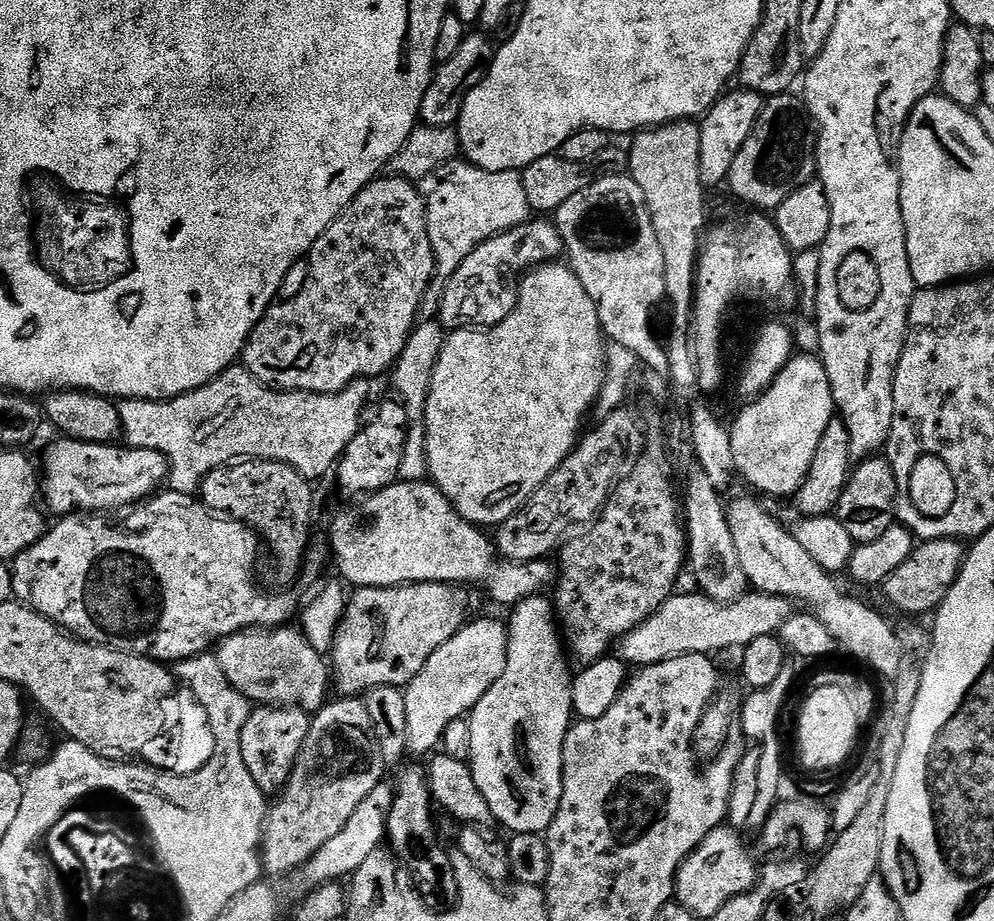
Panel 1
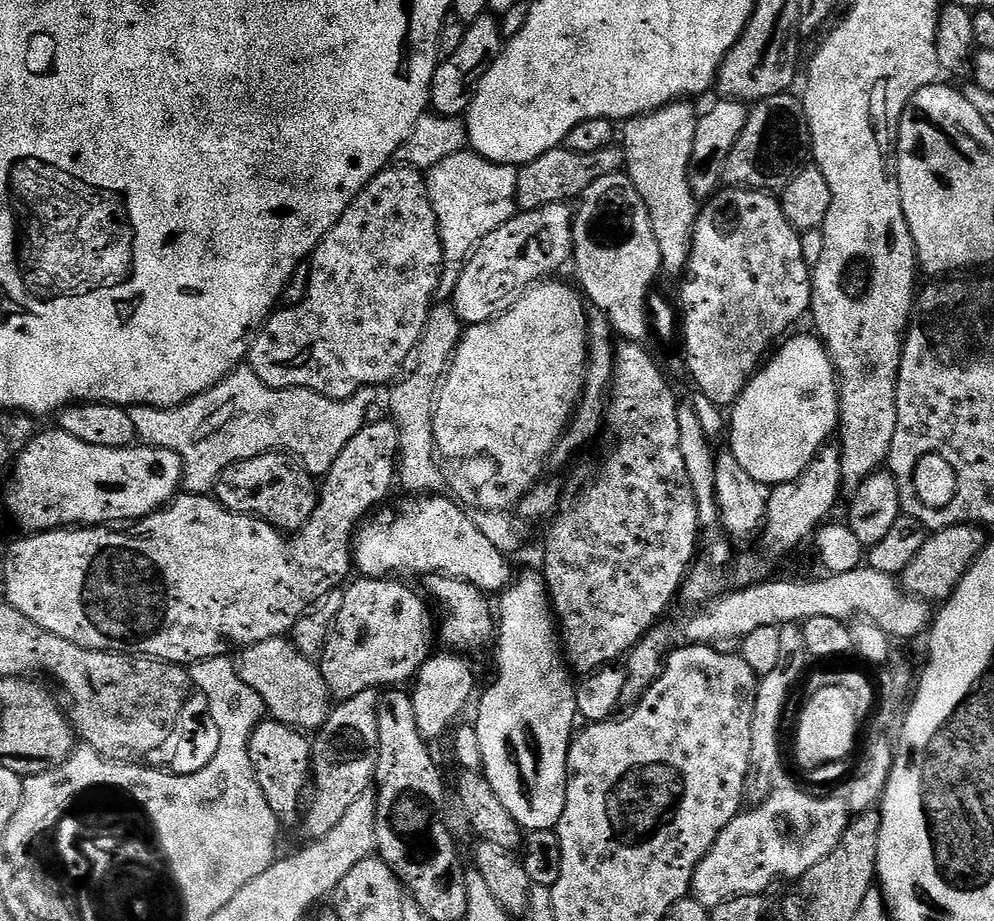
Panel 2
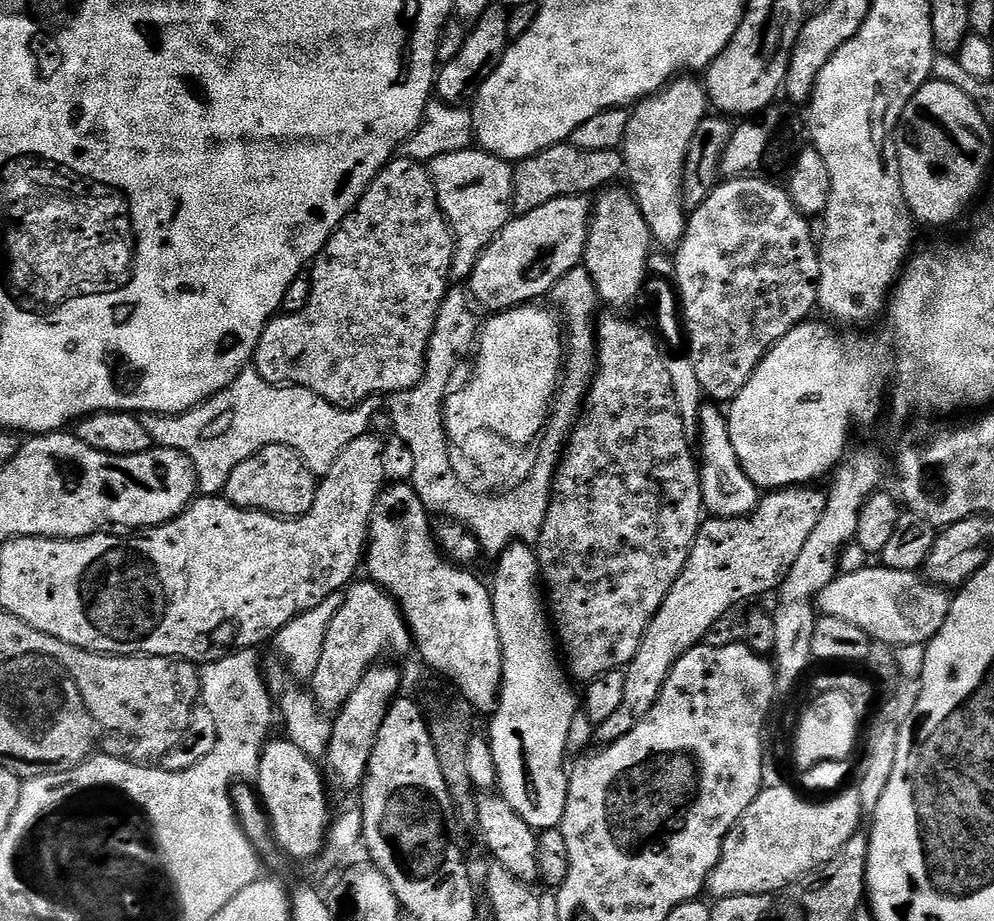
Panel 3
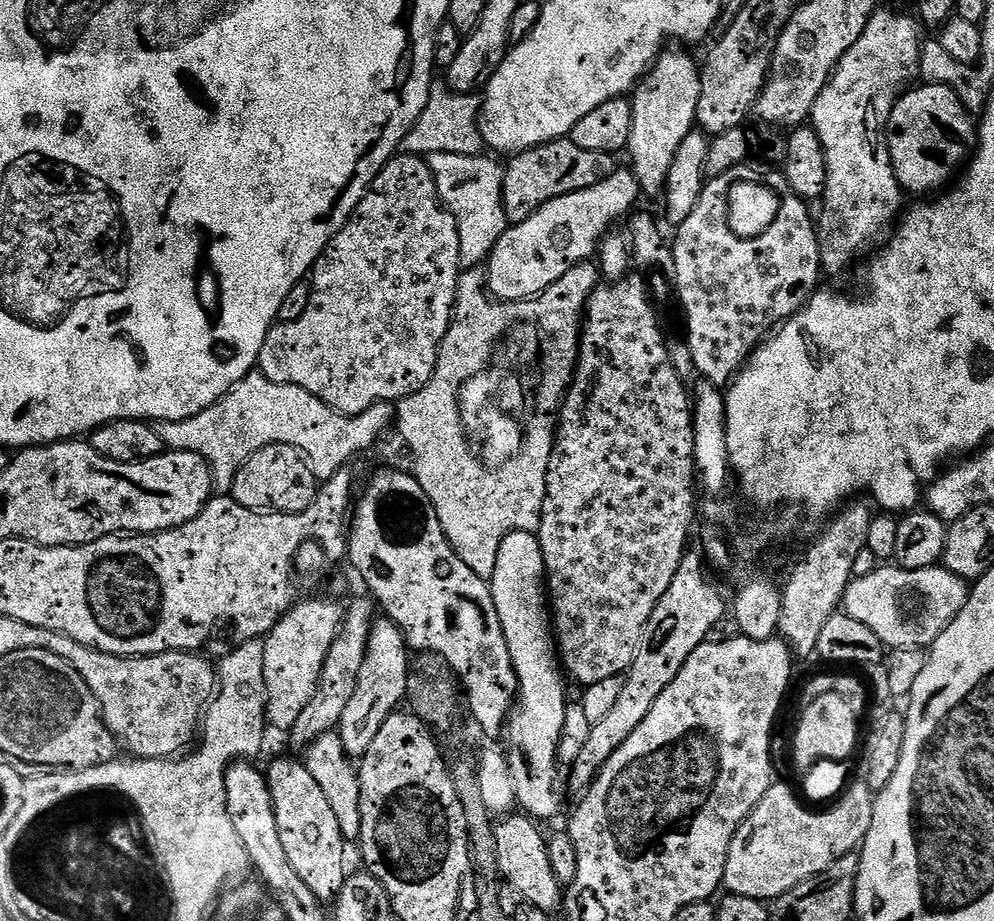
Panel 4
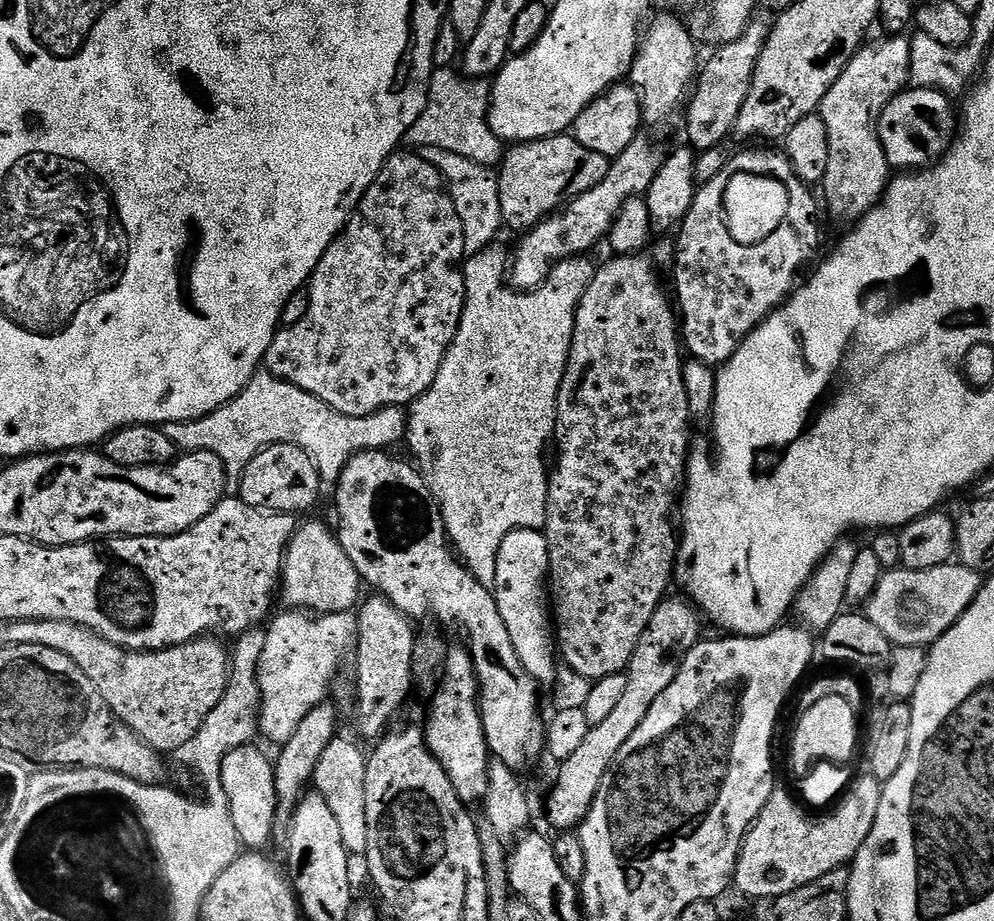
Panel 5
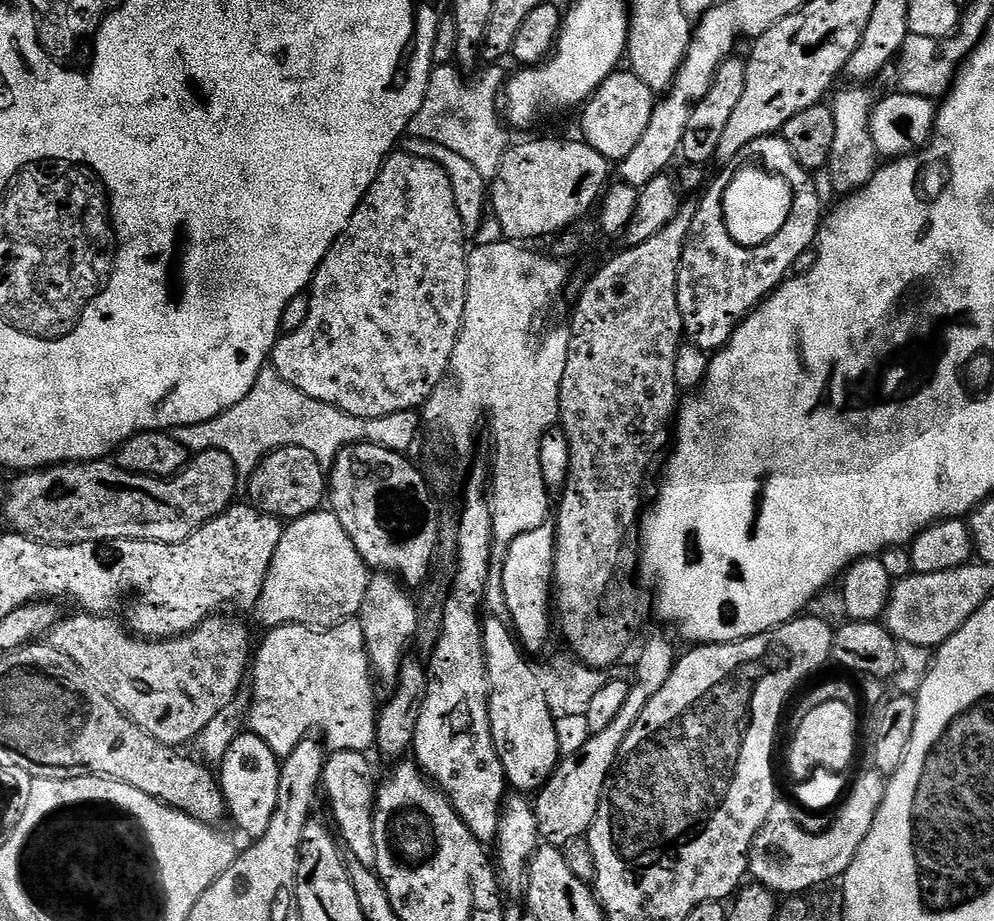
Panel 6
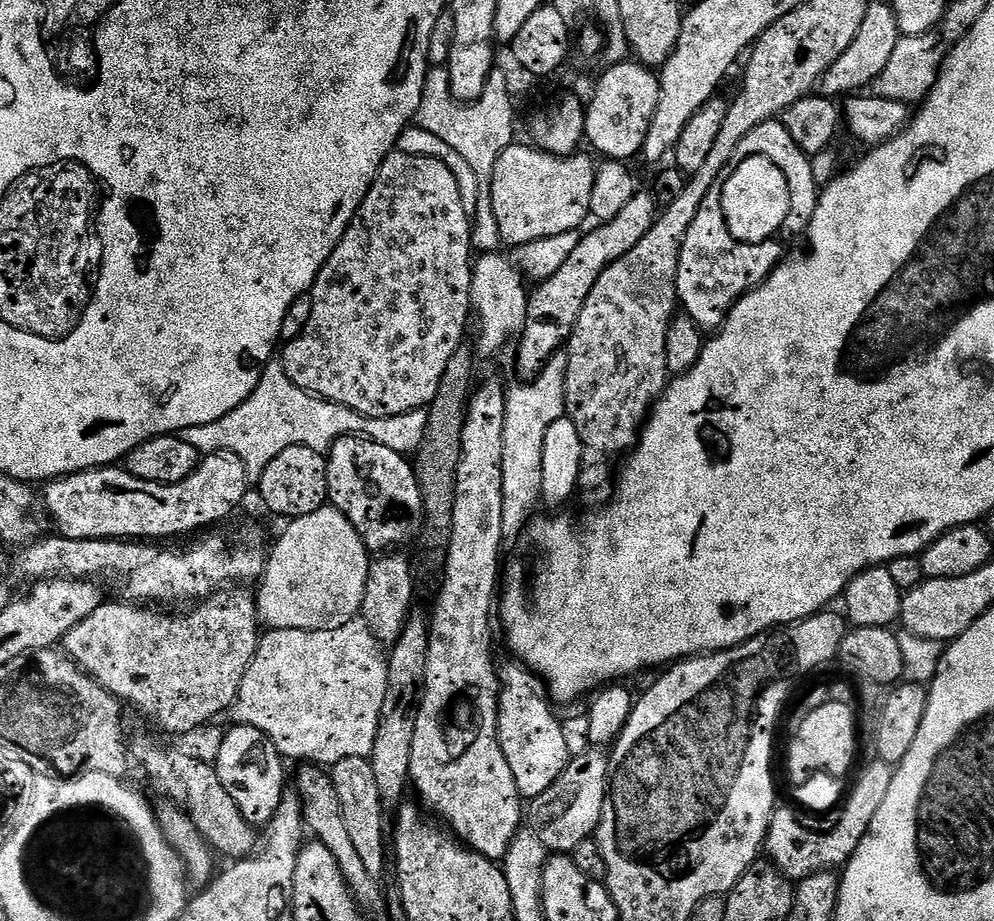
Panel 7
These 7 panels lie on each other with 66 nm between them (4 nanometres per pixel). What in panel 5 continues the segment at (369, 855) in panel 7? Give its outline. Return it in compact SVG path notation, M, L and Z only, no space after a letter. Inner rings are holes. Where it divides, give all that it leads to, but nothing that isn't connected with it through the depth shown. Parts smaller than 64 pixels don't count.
M337 736L319 759L311 781L315 792L326 798L326 806L330 806L338 821L342 842L353 857L363 857L370 842L370 830L366 826L366 766L367 755L343 736Z

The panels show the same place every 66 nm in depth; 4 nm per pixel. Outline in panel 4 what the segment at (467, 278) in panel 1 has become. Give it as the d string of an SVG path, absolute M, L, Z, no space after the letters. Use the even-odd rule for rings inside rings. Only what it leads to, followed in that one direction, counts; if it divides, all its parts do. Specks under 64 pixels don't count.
M620 166L614 174L586 190L574 190L574 194L562 194L546 202L546 206L534 210L522 223L509 226L498 238L498 246L494 246L486 261L487 291L501 302L541 296L566 270L591 261L600 241L613 231L617 225L614 223L623 221L637 207L636 199L641 196L631 167Z

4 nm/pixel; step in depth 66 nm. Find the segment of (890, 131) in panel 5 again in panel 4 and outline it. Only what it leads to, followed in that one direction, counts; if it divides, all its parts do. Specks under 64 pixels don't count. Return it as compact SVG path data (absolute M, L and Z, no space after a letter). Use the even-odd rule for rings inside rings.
M921 83L905 92L888 119L890 158L896 180L905 193L936 194L947 189L967 165L977 140L978 124L973 113L954 90L941 84Z

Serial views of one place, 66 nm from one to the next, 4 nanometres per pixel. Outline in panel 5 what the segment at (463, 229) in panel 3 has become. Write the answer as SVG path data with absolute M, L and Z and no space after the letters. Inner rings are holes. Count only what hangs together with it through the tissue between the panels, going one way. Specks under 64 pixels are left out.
M437 148L419 149L419 156L430 166L434 166L442 174L444 187L448 189L454 202L454 210L458 210L458 218L462 218L462 238L464 250L468 256L478 254L483 248L497 243L500 228L505 227L502 218L502 201L498 199L499 175L493 169L482 166L478 162L470 162L470 158L462 158L462 154L450 154L450 150Z

